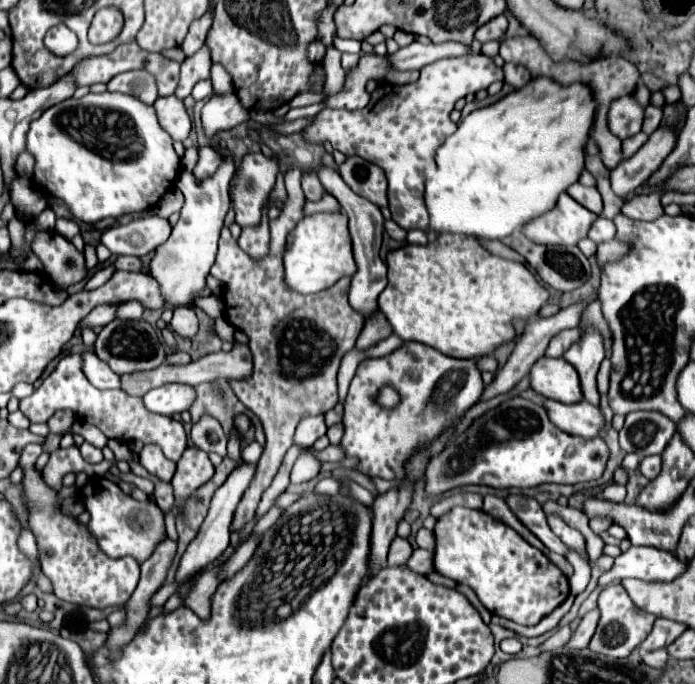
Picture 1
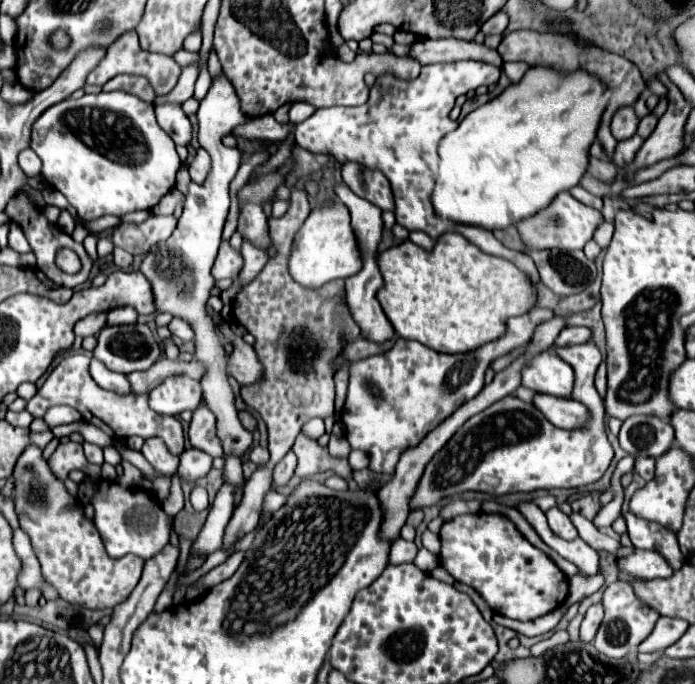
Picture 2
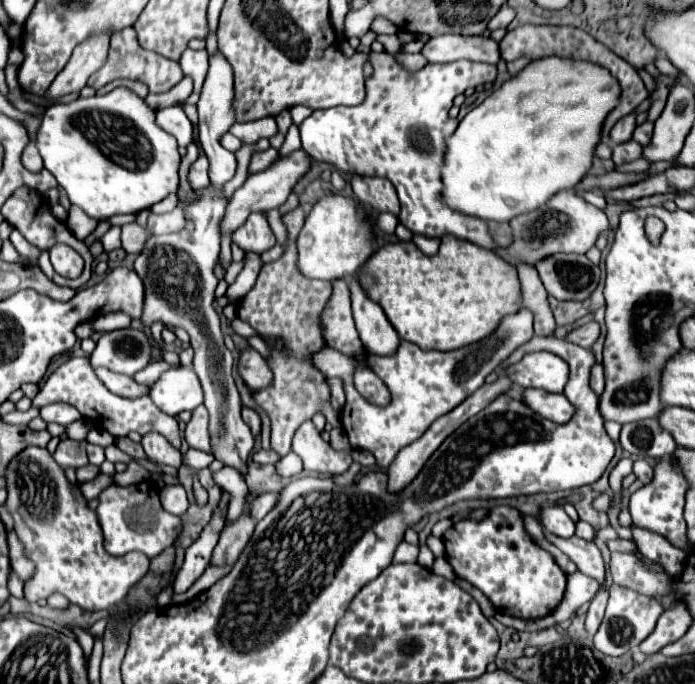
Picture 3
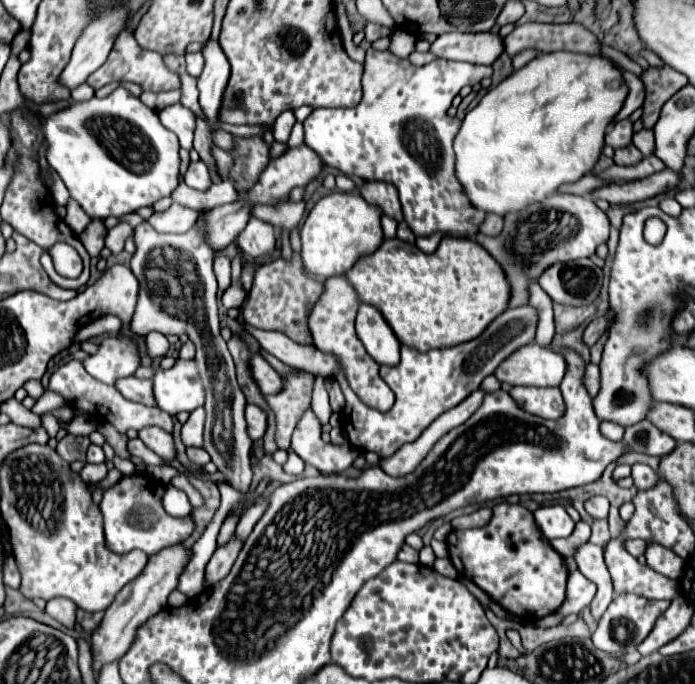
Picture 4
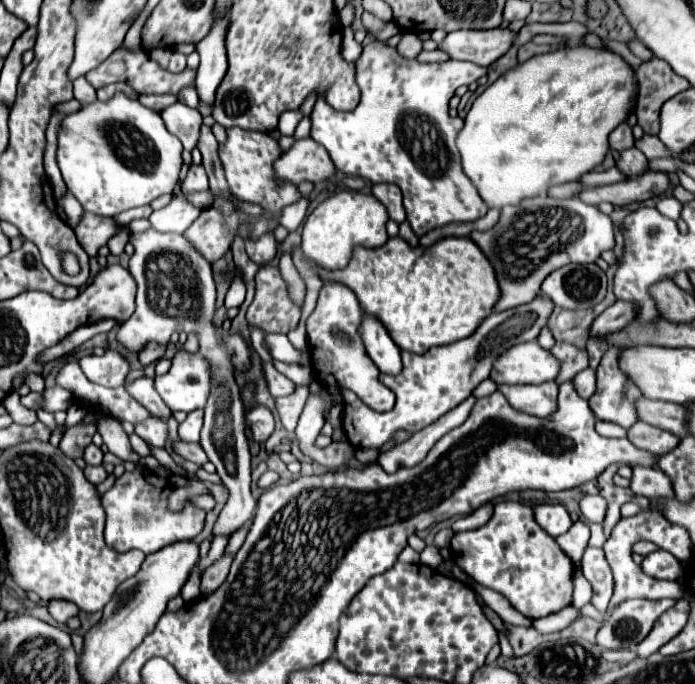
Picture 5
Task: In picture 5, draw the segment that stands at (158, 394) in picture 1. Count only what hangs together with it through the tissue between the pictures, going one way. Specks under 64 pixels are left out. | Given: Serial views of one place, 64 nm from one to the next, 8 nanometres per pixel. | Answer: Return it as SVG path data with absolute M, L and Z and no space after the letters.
M180 348L172 358L168 374L158 376L154 382L160 398L172 412L192 412L206 406L212 388L212 364L200 352L190 354Z

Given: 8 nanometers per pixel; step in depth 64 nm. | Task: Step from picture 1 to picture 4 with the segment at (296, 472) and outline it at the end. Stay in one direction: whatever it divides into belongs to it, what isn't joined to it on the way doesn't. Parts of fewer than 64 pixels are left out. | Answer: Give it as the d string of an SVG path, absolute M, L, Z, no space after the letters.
M312 408L304 412L300 424L292 434L292 450L310 466L326 472L340 474L344 472L358 456L358 450L350 443L338 446L322 442L320 422Z

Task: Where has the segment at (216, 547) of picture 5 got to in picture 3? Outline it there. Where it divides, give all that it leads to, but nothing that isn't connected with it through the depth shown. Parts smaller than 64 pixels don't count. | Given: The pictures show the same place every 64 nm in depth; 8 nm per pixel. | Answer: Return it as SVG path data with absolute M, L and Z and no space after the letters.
M222 468L218 472L212 474L212 480L222 488L222 490L228 490L232 494L232 500L230 500L230 510L228 510L228 516L226 516L226 524L232 524L232 520L236 520L236 516L240 516L240 512L244 512L244 496L248 494L248 488L246 488L246 482L240 478L240 472L234 470L234 468Z

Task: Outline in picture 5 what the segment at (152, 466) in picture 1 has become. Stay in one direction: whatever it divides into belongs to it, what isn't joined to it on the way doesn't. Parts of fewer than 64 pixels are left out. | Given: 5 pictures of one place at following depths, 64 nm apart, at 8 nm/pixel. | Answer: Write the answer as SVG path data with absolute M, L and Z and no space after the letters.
M152 416L148 420L142 420L140 424L134 426L134 432L158 448L164 448L166 444L166 422L160 418Z

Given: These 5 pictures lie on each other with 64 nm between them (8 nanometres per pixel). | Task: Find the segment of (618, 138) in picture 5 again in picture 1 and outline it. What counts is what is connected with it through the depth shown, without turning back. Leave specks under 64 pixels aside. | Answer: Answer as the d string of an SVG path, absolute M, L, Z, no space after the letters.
M632 96L612 102L612 108L608 112L608 126L610 132L620 140L638 134L642 128L642 120L644 120L644 110Z

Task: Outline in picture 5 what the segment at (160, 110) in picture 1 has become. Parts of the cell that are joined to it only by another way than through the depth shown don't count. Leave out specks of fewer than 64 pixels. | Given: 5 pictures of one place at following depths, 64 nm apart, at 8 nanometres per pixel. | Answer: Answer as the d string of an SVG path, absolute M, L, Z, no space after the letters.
M176 102L176 104L168 106L160 116L162 116L166 128L182 142L184 150L192 152L198 138L200 138L202 114L196 108L190 108L182 102Z

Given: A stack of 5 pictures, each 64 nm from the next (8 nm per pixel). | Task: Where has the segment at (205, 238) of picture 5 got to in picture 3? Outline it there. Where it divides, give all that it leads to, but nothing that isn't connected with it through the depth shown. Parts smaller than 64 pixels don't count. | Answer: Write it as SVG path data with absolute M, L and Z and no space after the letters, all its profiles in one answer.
M300 148L300 150L292 152L290 156L278 158L278 160L272 162L266 170L256 172L256 174L250 174L248 180L246 180L246 184L240 186L240 188L234 192L232 200L228 202L228 208L226 208L226 212L224 212L224 220L220 220L220 234L222 234L222 236L232 234L234 228L240 228L240 226L248 220L248 216L250 216L252 212L258 212L258 210L272 210L272 208L282 206L282 204L286 202L288 194L292 192L292 188L298 184L298 180L310 170L310 166L312 166L310 154L308 154L308 152L304 154L304 150Z

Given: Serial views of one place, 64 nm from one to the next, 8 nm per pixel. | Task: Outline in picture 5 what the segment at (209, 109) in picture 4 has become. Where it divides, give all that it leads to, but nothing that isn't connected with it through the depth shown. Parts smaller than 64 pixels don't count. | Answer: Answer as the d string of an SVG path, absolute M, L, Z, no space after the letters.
M214 6L214 20L208 36L196 44L196 52L200 54L200 66L196 74L196 90L202 102L212 104L216 96L216 88L220 86L228 62L226 62L226 48L224 38L228 34L228 12L218 12Z

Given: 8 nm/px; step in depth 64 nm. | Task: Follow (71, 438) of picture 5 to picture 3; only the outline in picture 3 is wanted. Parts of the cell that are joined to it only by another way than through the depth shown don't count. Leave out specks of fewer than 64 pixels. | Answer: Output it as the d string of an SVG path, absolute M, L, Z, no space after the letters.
M70 438L60 440L60 444L58 444L56 452L54 452L56 462L58 462L62 468L68 468L68 466L74 466L74 468L86 466L86 464L88 464L86 444L88 444L86 440L84 440L84 444L82 444L82 442L76 442L76 440L70 440Z

